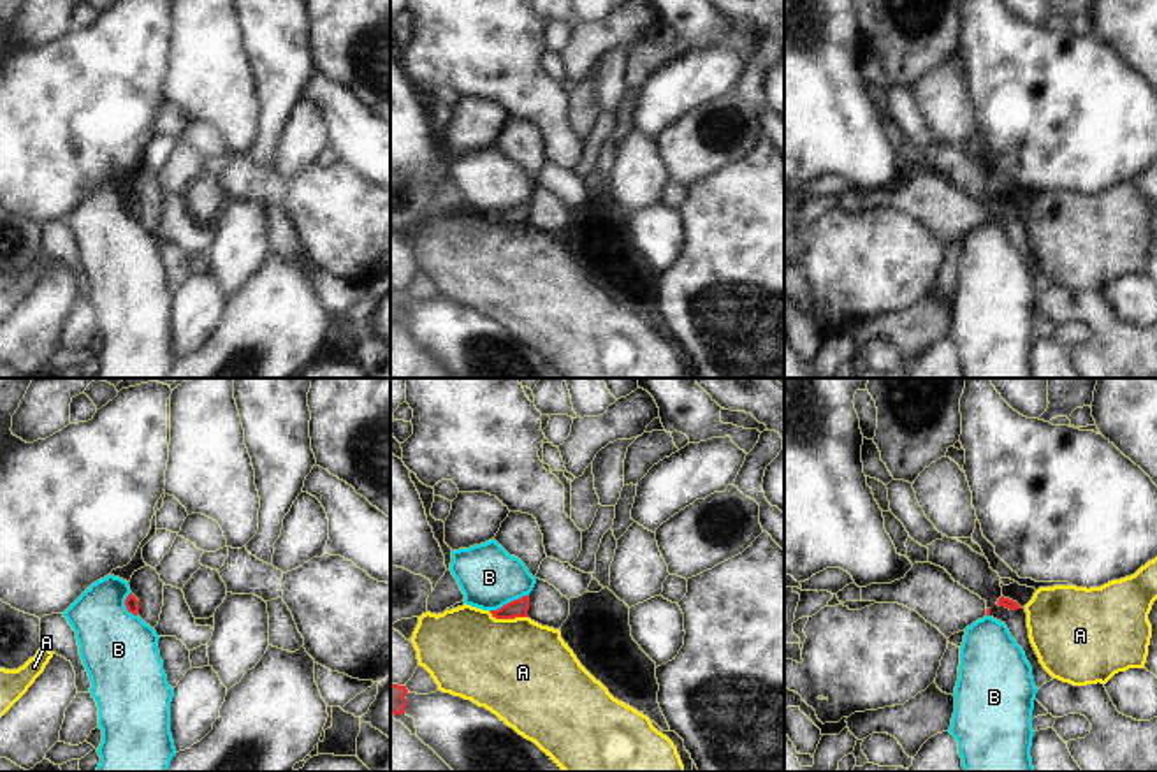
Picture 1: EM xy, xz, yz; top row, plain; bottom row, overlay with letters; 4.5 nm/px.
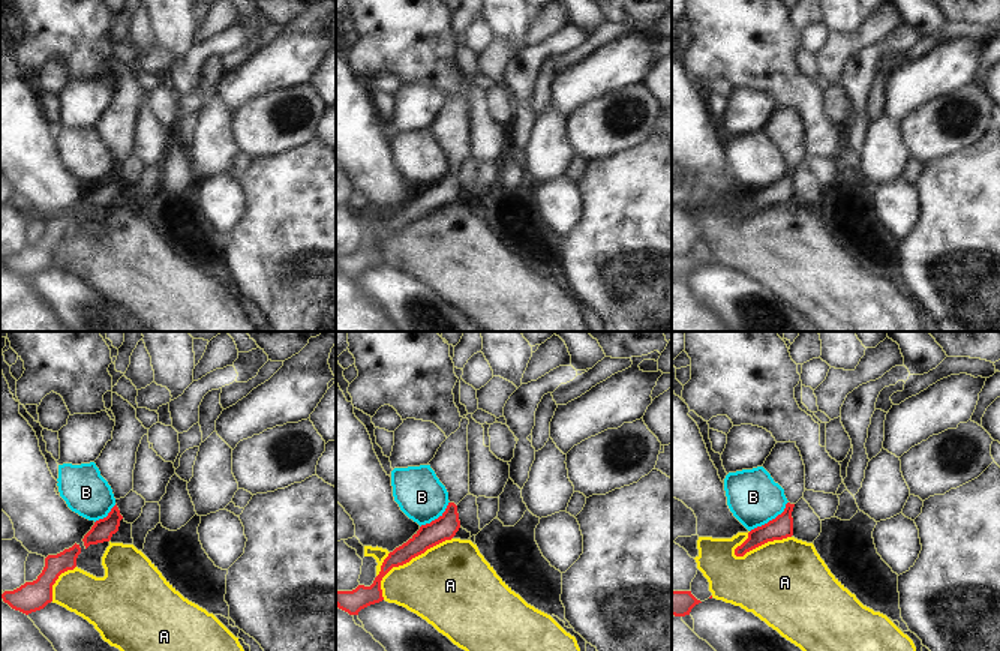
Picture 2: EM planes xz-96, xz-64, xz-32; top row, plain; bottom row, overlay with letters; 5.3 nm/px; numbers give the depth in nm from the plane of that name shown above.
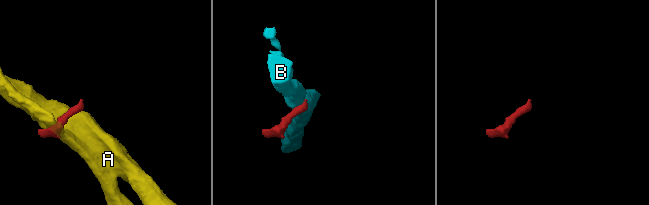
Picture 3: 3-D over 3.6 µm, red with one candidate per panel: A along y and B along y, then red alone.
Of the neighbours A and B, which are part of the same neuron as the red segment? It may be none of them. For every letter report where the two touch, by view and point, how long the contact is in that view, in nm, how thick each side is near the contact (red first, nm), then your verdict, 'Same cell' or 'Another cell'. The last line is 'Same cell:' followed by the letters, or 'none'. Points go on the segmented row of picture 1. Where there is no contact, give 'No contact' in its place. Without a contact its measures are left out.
A: Touches red at xz (509, 618). Shared border 180 nm. Thickness 80 nm (red) against 460 nm. Another cell
B: Touches red at xz (510, 602). Shared border 200 nm. Thickness 80 nm (red) against 280 nm. Another cell
Same cell: none.

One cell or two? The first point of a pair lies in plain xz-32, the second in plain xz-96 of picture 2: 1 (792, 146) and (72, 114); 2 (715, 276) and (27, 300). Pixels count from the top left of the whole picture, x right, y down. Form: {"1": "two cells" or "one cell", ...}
{"1": "two cells", "2": "two cells"}

